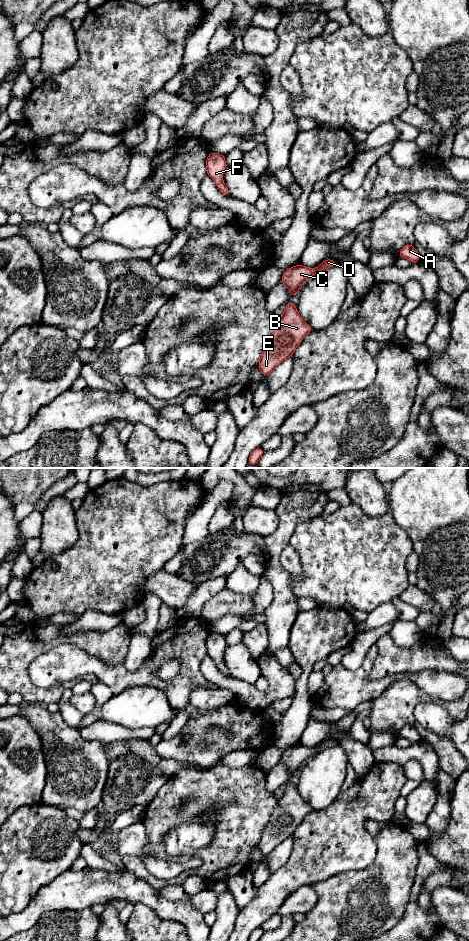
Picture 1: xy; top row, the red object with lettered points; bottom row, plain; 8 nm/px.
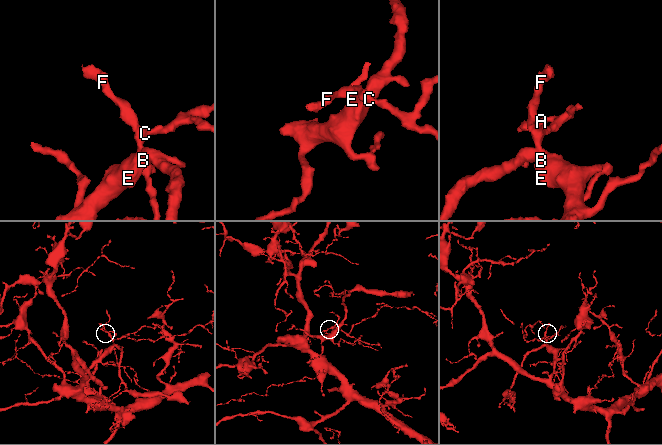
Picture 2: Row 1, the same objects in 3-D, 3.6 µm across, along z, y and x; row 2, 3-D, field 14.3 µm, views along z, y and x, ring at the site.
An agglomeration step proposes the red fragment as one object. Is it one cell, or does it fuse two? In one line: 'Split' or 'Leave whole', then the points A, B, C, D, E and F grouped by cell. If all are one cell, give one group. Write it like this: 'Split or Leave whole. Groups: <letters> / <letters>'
Leave whole. Groups: A B C D E F

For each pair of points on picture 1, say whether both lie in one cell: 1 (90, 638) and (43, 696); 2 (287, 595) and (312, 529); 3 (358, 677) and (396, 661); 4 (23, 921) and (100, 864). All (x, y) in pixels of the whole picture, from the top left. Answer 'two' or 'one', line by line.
1: one
2: two
3: two
4: two

